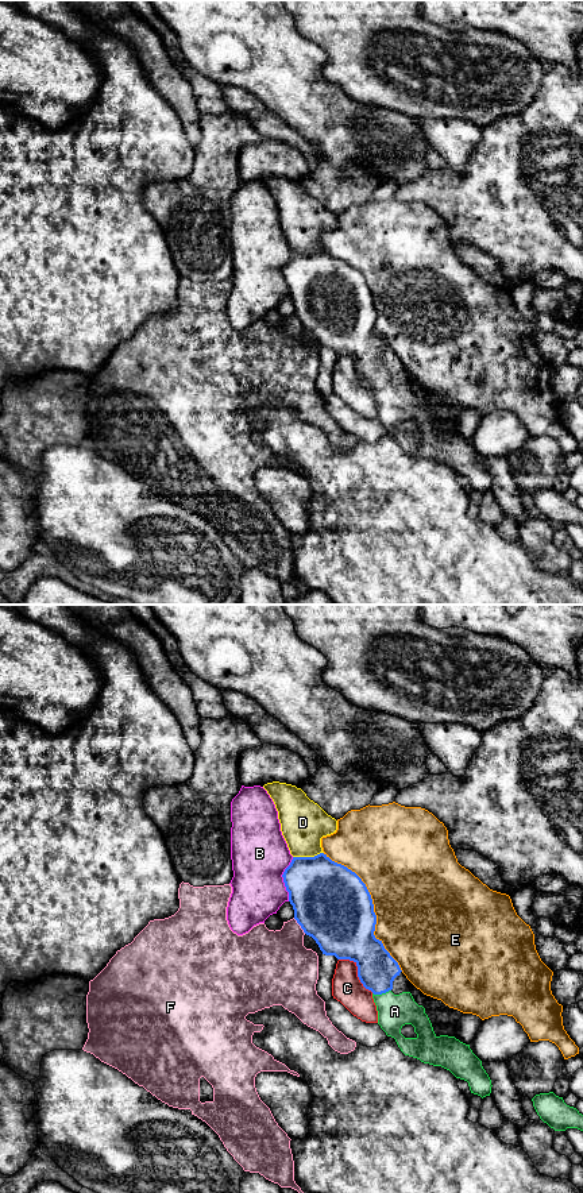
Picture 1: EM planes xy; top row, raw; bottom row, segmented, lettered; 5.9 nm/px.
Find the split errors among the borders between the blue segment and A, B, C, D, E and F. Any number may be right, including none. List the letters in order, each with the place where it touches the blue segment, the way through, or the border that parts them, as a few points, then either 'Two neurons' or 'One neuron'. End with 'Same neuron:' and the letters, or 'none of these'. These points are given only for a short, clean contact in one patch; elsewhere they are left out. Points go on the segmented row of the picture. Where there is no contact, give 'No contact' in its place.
A: Touches blue at xy (381, 993). Path across: xy (377, 969), (381, 993), (394, 1011). One neuron
B: Touches blue at xy (284, 879). Two neurons
C: Touches blue at xy (358, 972). Two neurons
D: Touches blue at xy (308, 857). Two neurons
E: Touches blue at xy (373, 906). Two neurons
F: Touches blue at xy (300, 925). Two neurons
Same neuron: A

